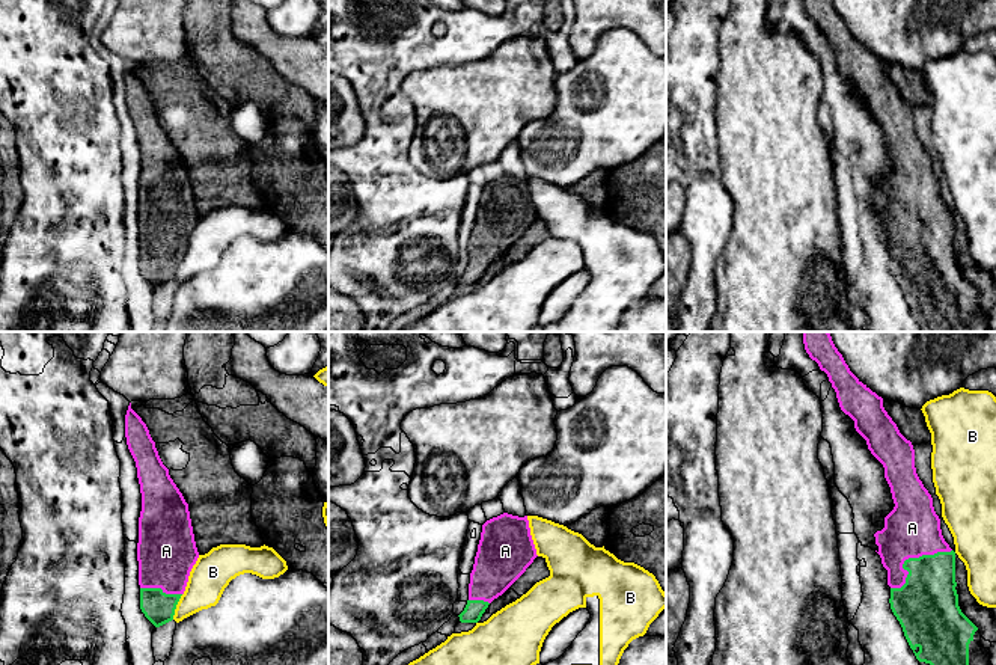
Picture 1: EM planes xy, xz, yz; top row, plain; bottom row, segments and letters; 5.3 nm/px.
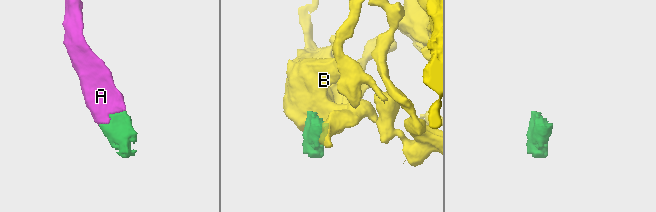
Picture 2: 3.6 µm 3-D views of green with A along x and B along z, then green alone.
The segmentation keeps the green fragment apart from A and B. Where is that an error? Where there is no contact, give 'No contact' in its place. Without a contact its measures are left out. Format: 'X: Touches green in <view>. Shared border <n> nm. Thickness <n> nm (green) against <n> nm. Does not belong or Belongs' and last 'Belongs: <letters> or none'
A: Touches green in yz. Shared border 380 nm. Thickness 320 nm (green) against 300 nm. Belongs
B: Touches green in xy. Shared border 150 nm. Thickness 170 nm (green) against 200 nm. Does not belong
Belongs: A

